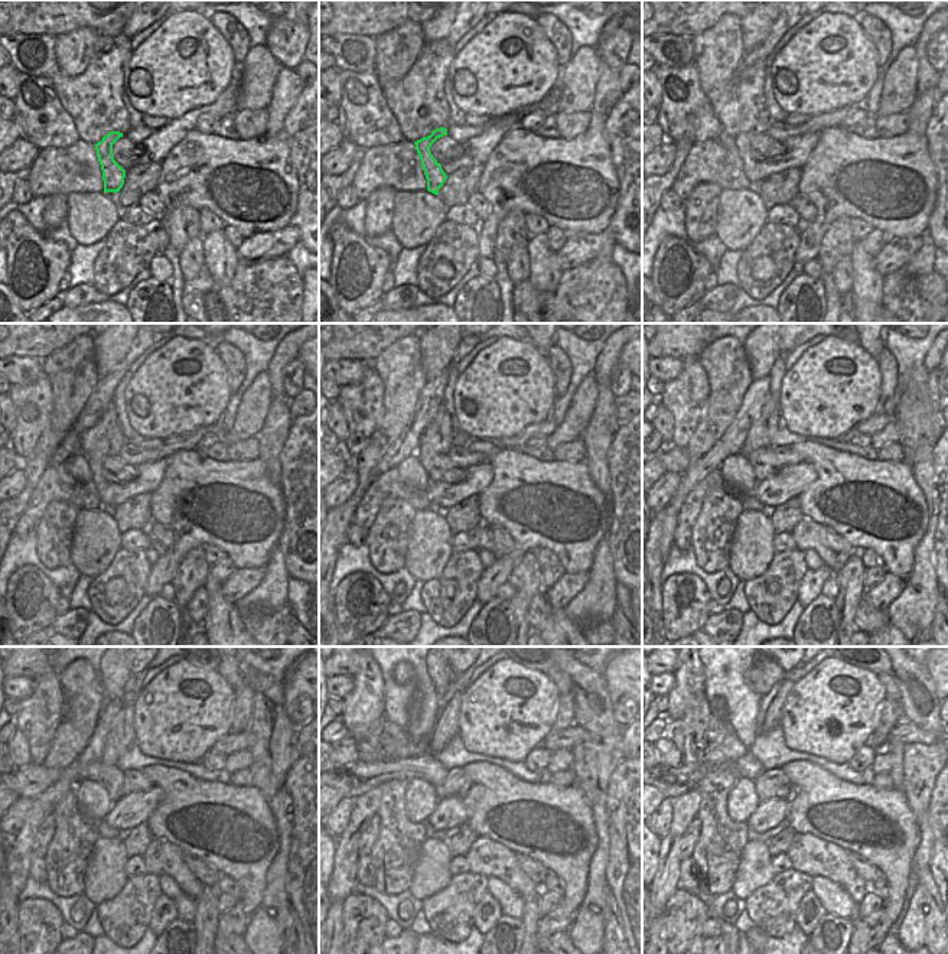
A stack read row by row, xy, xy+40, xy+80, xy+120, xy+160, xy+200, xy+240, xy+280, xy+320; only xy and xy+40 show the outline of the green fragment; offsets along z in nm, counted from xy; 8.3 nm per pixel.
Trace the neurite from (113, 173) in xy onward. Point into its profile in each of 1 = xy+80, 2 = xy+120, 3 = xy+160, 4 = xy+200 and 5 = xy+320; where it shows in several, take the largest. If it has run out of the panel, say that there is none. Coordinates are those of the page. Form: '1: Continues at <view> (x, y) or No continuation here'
1: Continues at xy+80 (742, 140)
2: Continues at xy+120 (95, 459)
3: Continues at xy+160 (439, 435)
4: Continues at xy+200 (761, 433)
5: Continues at xy+320 (774, 713).

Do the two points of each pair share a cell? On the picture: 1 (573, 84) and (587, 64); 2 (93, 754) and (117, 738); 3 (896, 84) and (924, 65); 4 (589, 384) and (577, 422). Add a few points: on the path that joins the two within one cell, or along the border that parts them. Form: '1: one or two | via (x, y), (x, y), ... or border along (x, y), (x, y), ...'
1: one | via (577, 80), (583, 68)
2: two | border along (116, 715), (103, 755), (98, 759)
3: two | border along (914, 48), (916, 58), (916, 91)
4: one | via (586, 393), (579, 413)

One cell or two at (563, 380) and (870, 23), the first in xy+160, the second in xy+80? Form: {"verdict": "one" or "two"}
{"verdict": "one"}

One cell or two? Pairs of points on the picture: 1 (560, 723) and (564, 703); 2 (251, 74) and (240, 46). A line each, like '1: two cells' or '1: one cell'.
1: one cell
2: two cells

